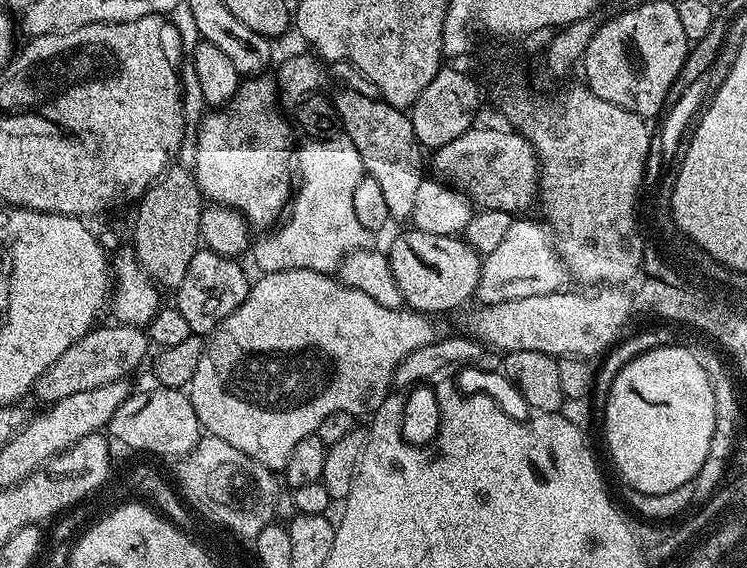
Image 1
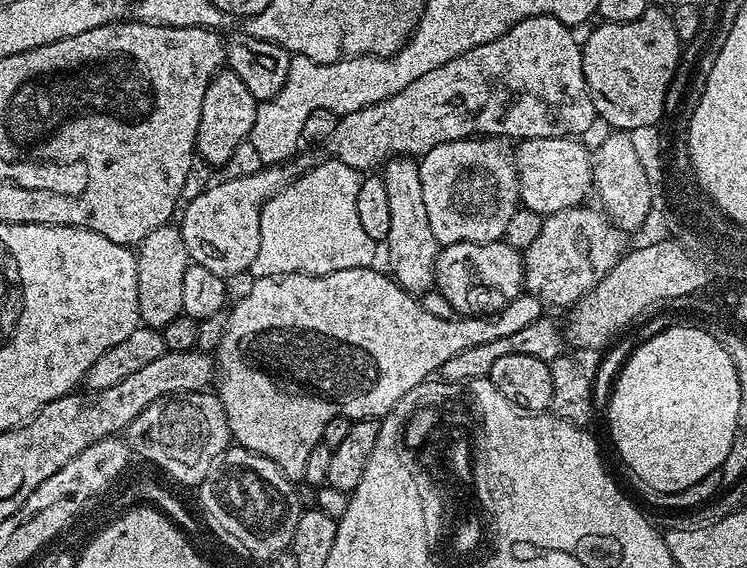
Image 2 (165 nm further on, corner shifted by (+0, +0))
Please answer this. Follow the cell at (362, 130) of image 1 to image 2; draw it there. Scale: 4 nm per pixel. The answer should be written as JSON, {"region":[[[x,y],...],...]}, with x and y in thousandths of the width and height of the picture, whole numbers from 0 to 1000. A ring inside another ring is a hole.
{"region":[[[527,275],[513,290],[511,315],[517,327],[517,356],[522,363],[522,412],[517,424],[521,472],[518,477],[525,491],[546,514],[574,514],[584,496],[586,431],[581,405],[576,405],[570,354],[565,350],[562,290],[553,276]]]}

